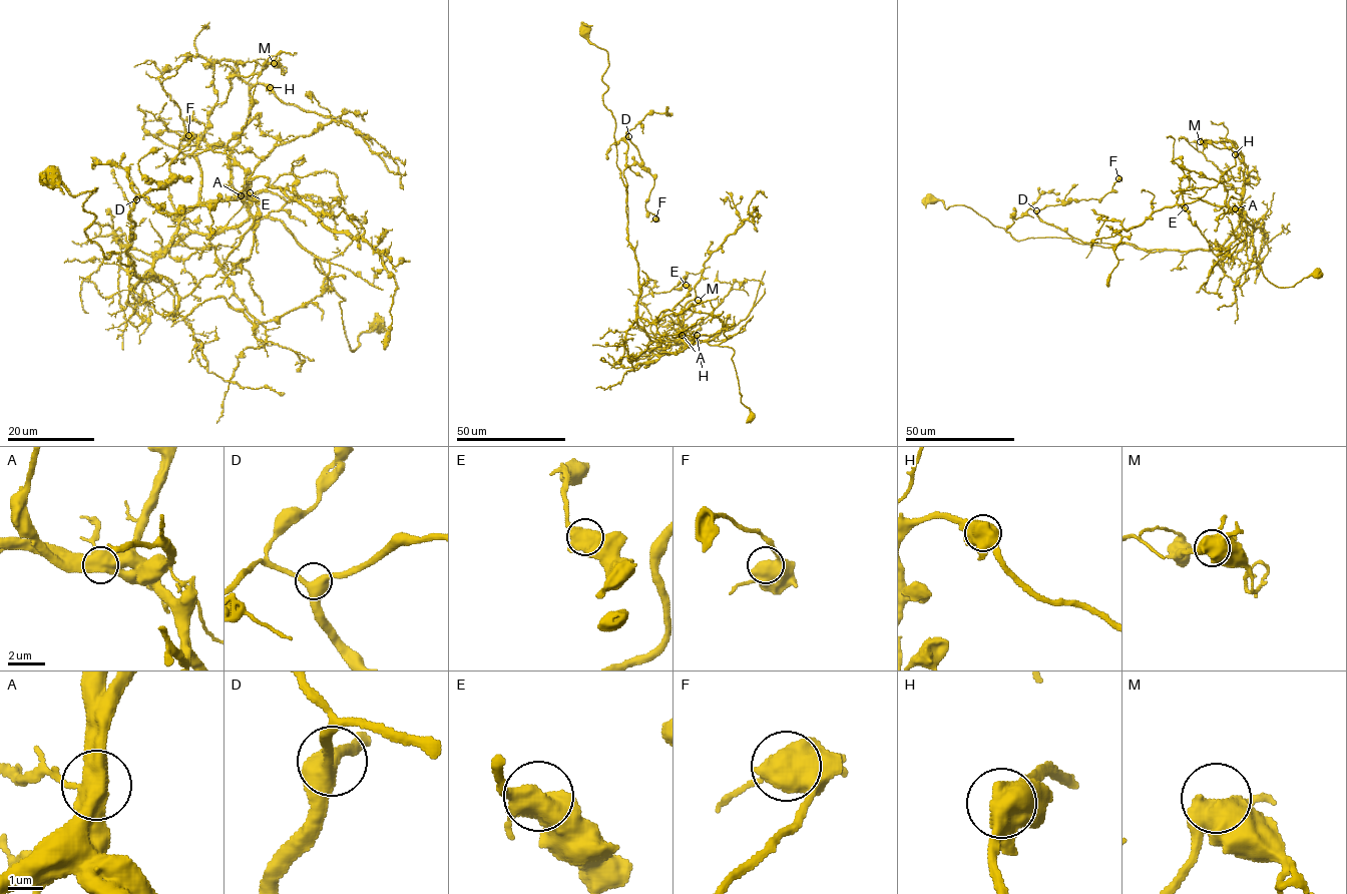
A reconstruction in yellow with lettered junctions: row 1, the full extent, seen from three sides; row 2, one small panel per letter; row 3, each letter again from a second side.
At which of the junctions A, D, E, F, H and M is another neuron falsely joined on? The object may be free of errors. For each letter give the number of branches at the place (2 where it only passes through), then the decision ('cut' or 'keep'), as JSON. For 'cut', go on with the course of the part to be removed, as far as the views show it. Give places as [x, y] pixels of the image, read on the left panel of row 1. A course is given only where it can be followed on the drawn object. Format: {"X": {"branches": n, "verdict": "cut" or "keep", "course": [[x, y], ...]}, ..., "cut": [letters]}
{"A": {"branches": 3, "verdict": "cut", "course": [[241, 196], [266, 176], [326, 226], [380, 253], [397, 286], [385, 350]]}, "D": {"branches": 3, "verdict": "keep"}, "E": {"branches": 3, "verdict": "keep"}, "F": {"branches": 3, "verdict": "keep"}, "H": {"branches": 3, "verdict": "keep"}, "M": {"branches": 3, "verdict": "keep"}, "cut": ["A"]}

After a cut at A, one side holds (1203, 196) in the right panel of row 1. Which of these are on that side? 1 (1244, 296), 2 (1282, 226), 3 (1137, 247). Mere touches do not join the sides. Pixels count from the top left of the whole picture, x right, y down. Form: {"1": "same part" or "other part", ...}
{"1": "other part", "2": "same part", "3": "other part"}

